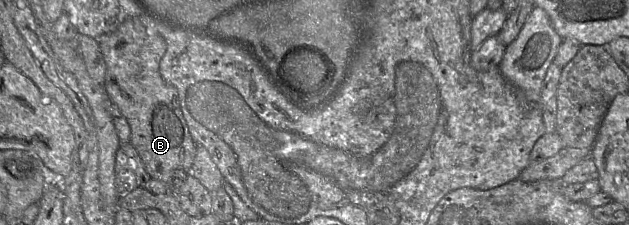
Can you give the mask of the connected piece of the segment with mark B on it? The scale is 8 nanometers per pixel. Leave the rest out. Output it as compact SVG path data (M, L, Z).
M132 17L132 19L123 22L114 32L102 35L95 38L99 44L100 51L103 55L105 65L106 65L106 75L103 82L104 89L109 96L111 102L118 110L119 115L124 117L128 122L131 130L131 135L129 139L129 144L134 147L139 158L141 159L147 174L154 180L159 180L169 186L169 192L171 190L172 182L175 178L184 178L188 173L190 173L190 168L194 162L197 144L193 141L191 134L188 129L188 125L183 117L179 101L177 90L170 84L166 83L159 72L159 65L162 57L164 56L167 48L165 39L157 33L147 33L145 27L139 21L139 17Z

